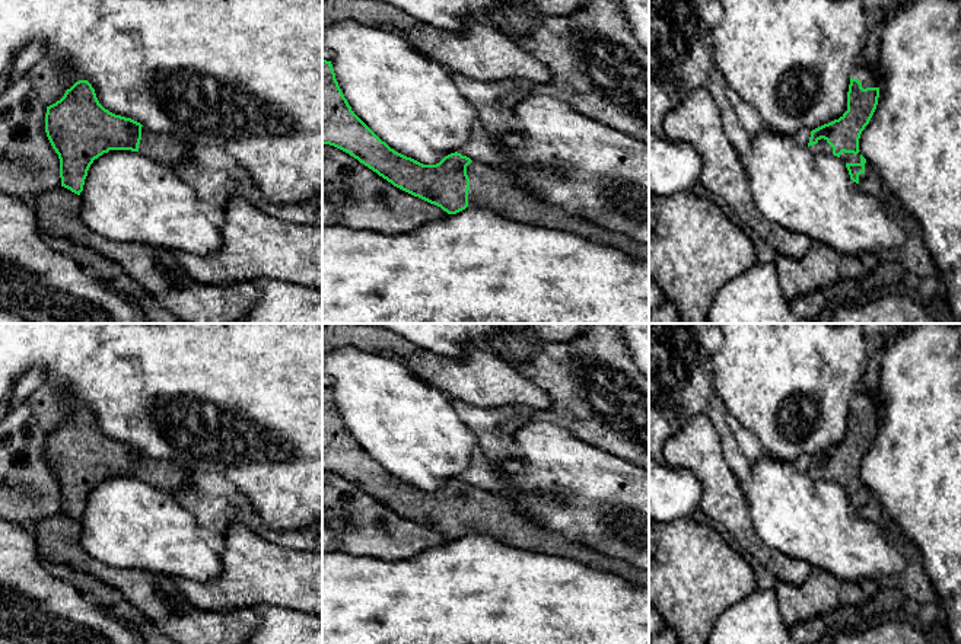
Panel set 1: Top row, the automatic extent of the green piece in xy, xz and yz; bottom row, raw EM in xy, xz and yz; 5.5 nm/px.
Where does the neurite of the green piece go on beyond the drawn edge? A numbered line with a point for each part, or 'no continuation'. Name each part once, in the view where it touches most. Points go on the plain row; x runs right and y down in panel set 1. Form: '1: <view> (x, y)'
1: xz (490, 515)

